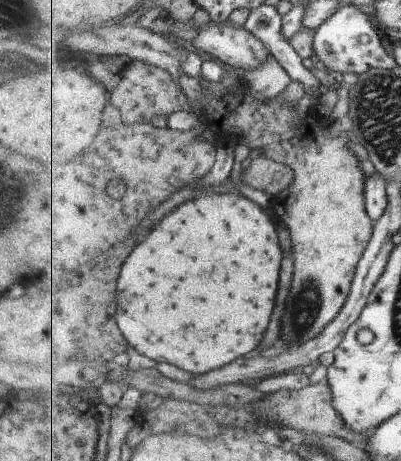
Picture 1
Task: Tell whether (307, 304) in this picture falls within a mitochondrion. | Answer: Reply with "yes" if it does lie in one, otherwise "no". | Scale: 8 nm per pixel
yes

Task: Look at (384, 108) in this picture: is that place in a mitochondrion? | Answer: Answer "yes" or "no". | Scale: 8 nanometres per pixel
yes

